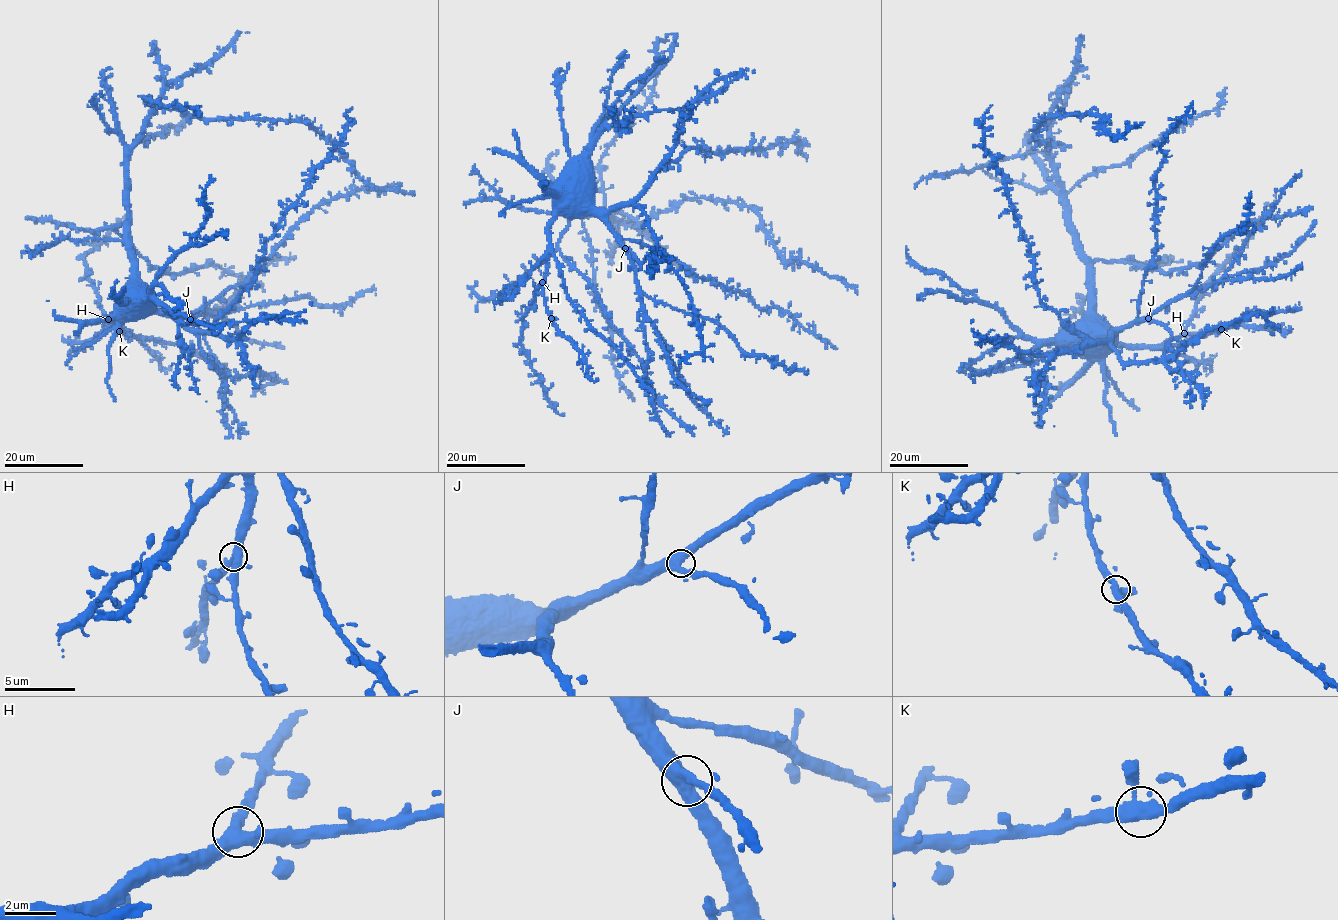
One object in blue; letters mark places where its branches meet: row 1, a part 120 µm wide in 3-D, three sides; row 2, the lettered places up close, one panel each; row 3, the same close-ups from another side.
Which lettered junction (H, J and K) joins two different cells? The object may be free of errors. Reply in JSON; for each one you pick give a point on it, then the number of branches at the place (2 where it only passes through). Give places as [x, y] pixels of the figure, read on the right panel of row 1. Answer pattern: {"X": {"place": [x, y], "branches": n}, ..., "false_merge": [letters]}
{"false_merge": []}

